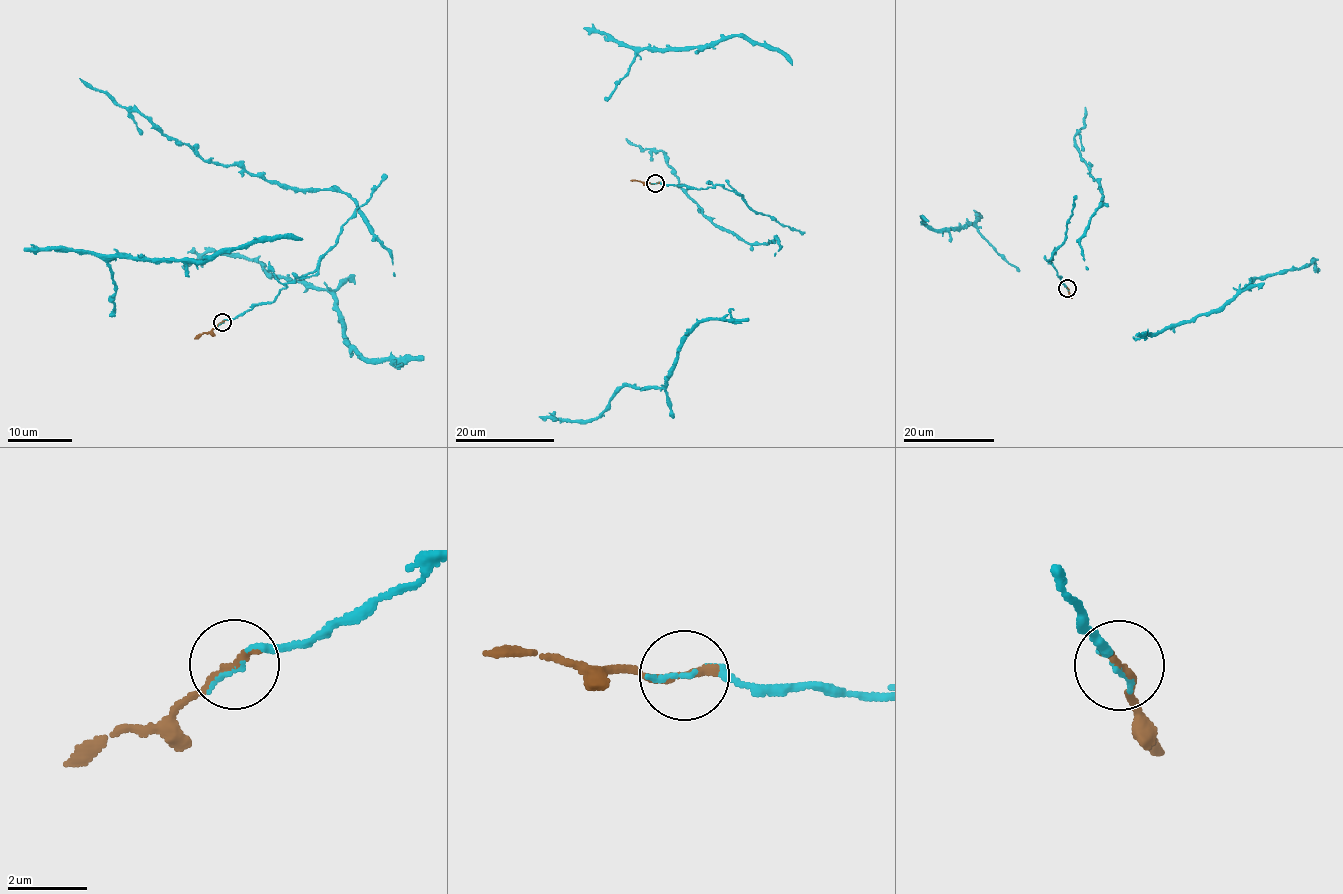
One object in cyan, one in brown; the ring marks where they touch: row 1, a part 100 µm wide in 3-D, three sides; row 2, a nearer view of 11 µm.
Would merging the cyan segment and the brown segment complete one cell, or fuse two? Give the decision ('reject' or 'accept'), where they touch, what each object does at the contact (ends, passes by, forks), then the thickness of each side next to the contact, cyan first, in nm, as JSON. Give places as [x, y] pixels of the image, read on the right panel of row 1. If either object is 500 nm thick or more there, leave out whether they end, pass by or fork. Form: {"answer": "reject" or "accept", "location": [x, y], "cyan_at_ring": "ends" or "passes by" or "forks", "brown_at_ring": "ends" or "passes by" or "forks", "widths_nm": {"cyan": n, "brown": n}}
{"answer": "accept", "location": [1067, 288], "cyan_at_ring": "ends", "brown_at_ring": "ends", "widths_nm": {"cyan": 110, "brown": 240}}

